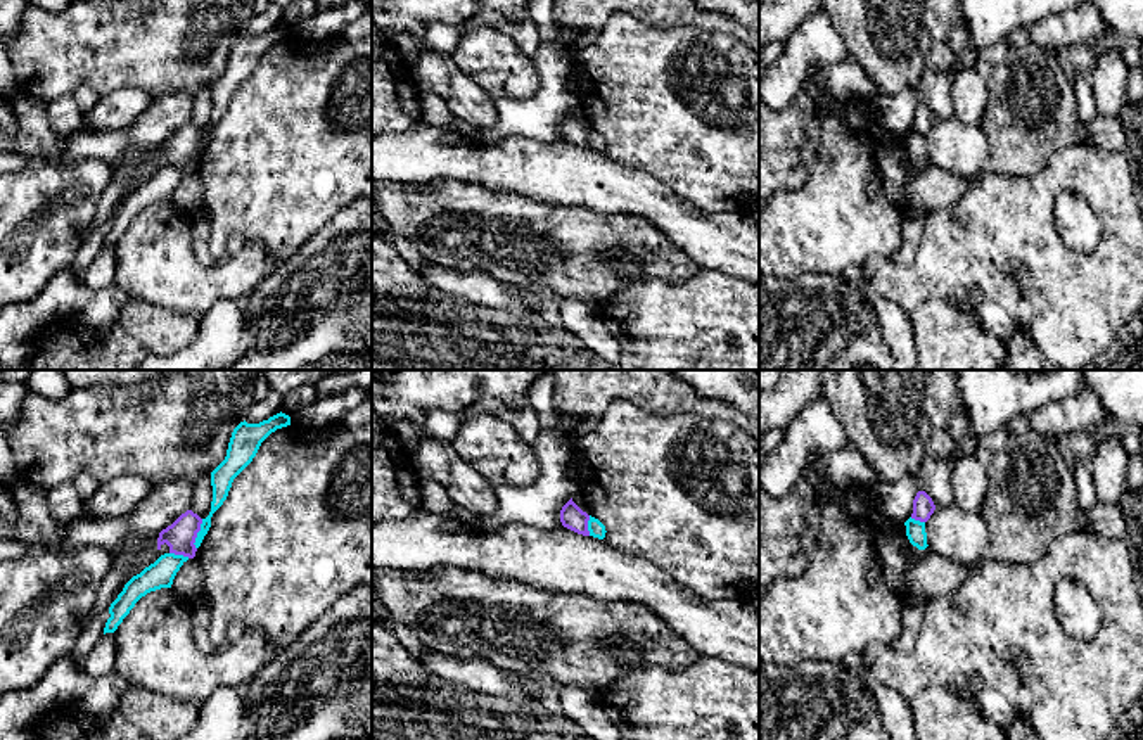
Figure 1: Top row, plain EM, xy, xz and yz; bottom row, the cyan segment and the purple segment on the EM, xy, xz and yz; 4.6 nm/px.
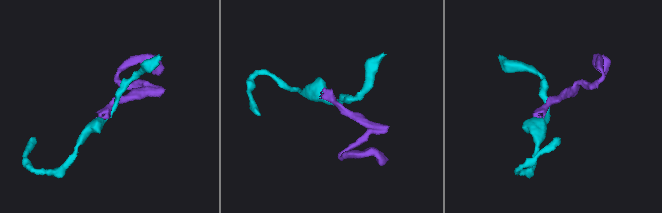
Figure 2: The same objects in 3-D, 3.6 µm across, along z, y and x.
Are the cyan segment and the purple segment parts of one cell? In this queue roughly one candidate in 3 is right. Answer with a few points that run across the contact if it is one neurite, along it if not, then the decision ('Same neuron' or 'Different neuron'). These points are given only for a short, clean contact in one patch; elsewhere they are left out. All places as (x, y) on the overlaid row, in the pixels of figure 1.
Different neuron

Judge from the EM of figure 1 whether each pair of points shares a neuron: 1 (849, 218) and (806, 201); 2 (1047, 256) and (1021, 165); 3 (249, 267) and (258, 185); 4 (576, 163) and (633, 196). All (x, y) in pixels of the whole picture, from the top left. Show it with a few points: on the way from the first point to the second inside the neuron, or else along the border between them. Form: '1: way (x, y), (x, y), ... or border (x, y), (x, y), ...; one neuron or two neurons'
1: way (839, 218), (823, 218), (817, 211); one neuron
2: border (1057, 153), (1041, 170), (1026, 177), (986, 170); two neurons
3: border (246, 241), (261, 244), (277, 263); two neurons
4: way (590, 177), (607, 187), (619, 189); one neuron

